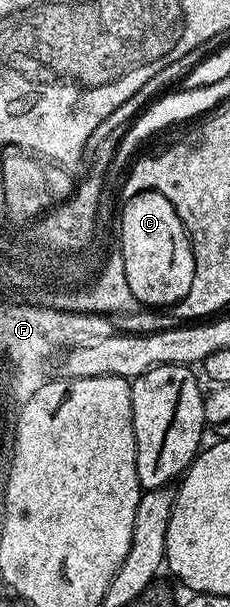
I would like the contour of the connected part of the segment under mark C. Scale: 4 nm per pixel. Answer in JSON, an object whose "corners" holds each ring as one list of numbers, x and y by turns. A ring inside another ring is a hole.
{"corners":[[145,194,135,200,119,200,119,253,123,260,129,290,135,290,133,300,146,309,167,308,183,294,189,302,189,292,197,278,197,248,185,238,185,228,177,210,157,194]]}

